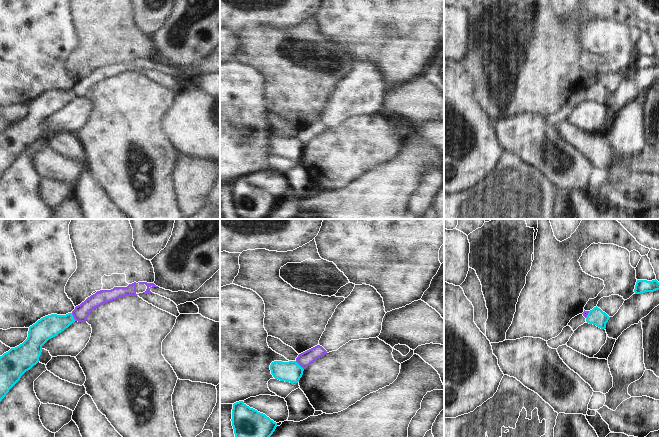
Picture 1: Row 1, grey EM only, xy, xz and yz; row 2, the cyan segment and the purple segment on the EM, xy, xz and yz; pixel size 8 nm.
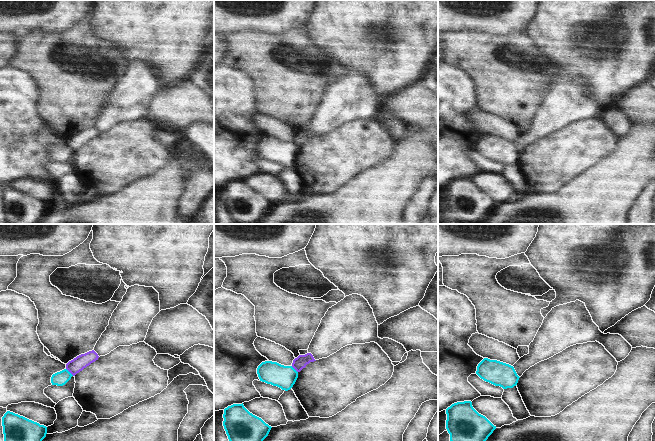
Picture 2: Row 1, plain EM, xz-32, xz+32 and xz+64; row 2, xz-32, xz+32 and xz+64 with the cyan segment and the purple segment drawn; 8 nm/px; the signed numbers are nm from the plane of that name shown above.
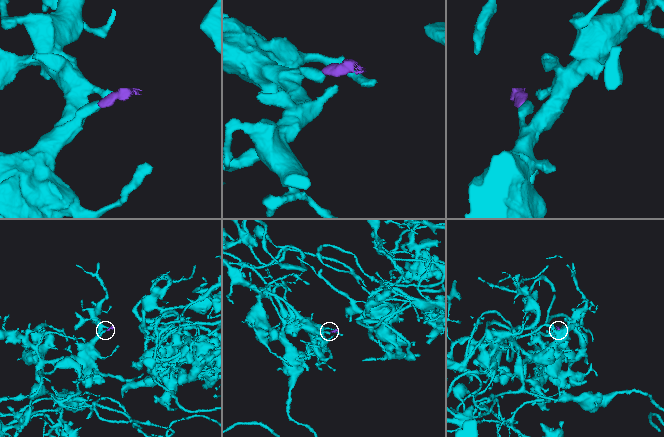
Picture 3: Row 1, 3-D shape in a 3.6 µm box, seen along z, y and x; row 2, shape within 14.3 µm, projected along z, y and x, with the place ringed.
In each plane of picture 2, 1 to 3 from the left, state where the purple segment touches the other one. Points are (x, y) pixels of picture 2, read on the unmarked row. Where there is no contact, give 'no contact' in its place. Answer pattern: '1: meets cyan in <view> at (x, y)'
1: meets cyan in xz-32 at (69, 148)
2: meets cyan in xz+32 at (294, 145)
3: no contact

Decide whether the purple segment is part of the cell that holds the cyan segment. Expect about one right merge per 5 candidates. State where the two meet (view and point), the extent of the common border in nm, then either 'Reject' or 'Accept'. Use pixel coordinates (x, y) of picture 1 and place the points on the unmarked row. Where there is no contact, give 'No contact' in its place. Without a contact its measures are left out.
Touches cyan at xz (299, 141). Shared border 100 nm. Reject

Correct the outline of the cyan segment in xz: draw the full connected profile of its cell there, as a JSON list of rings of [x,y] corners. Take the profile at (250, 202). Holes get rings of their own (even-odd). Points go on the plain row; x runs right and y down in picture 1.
[[[243,177],[233,180],[231,197],[240,219],[265,219],[277,203],[276,198]]]

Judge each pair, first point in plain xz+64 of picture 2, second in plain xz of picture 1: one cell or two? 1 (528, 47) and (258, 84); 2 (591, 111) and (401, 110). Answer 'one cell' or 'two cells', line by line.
1: two cells
2: two cells

